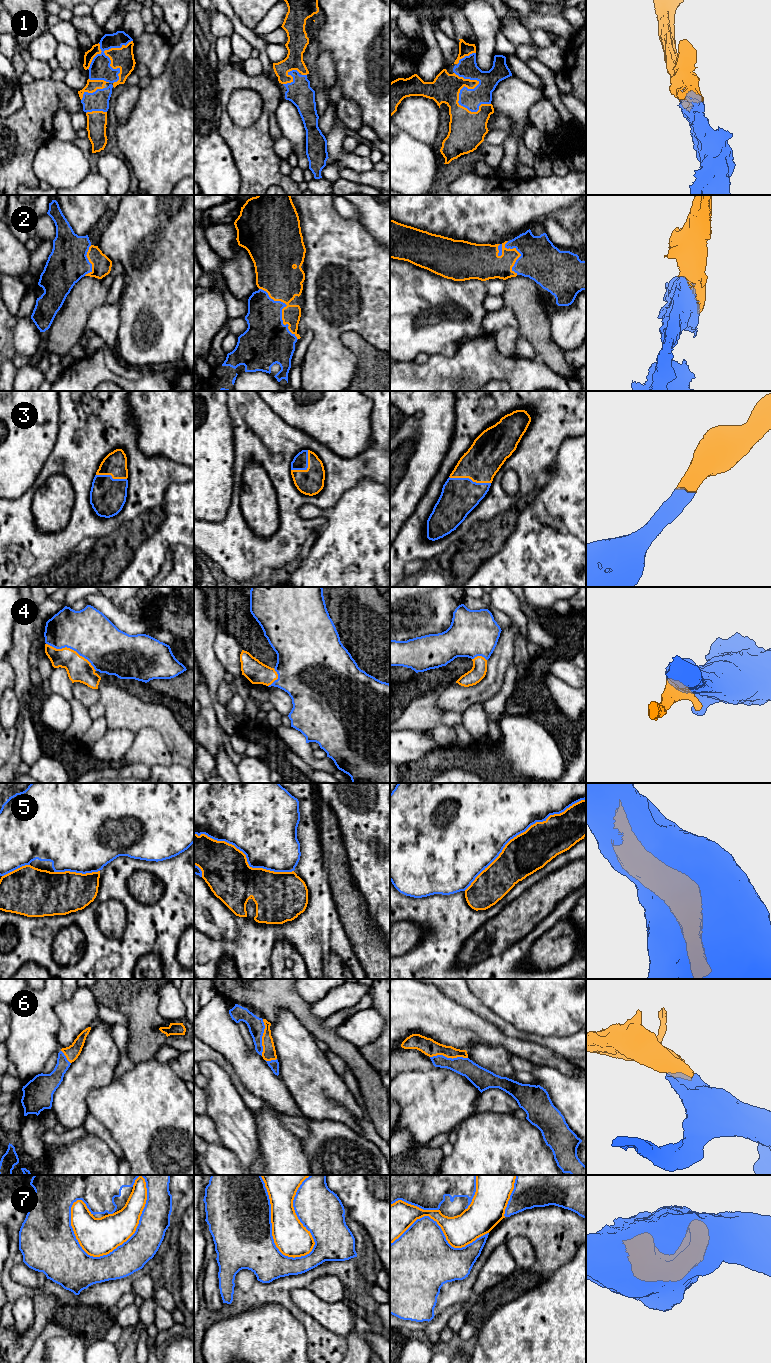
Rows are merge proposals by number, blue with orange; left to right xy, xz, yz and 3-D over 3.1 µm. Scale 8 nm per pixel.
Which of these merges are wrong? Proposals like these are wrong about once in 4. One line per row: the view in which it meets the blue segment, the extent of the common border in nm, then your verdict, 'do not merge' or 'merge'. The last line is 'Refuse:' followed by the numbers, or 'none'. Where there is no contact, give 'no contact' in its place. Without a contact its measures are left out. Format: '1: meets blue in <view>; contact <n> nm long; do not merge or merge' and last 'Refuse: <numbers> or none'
1: meets blue in xy; contact 420 nm long; merge
2: meets blue in xz; contact 500 nm long; merge
3: meets blue in yz; contact 340 nm long; merge
4: meets blue in xy; contact 460 nm long; merge
5: meets blue in yz; contact 1200 nm long; do not merge
6: meets blue in yz; contact 300 nm long; merge
7: meets blue in xy; contact 750 nm long; do not merge
Refuse: 5, 7

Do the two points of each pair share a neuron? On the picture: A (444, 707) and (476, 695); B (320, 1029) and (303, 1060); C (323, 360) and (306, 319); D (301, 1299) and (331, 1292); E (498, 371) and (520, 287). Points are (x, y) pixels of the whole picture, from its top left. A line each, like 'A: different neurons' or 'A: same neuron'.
A: same neuron
B: different neurons
C: same neuron
D: different neurons
E: different neurons

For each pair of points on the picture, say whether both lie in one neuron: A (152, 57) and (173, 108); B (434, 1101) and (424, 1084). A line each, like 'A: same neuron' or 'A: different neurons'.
A: different neurons
B: same neuron

